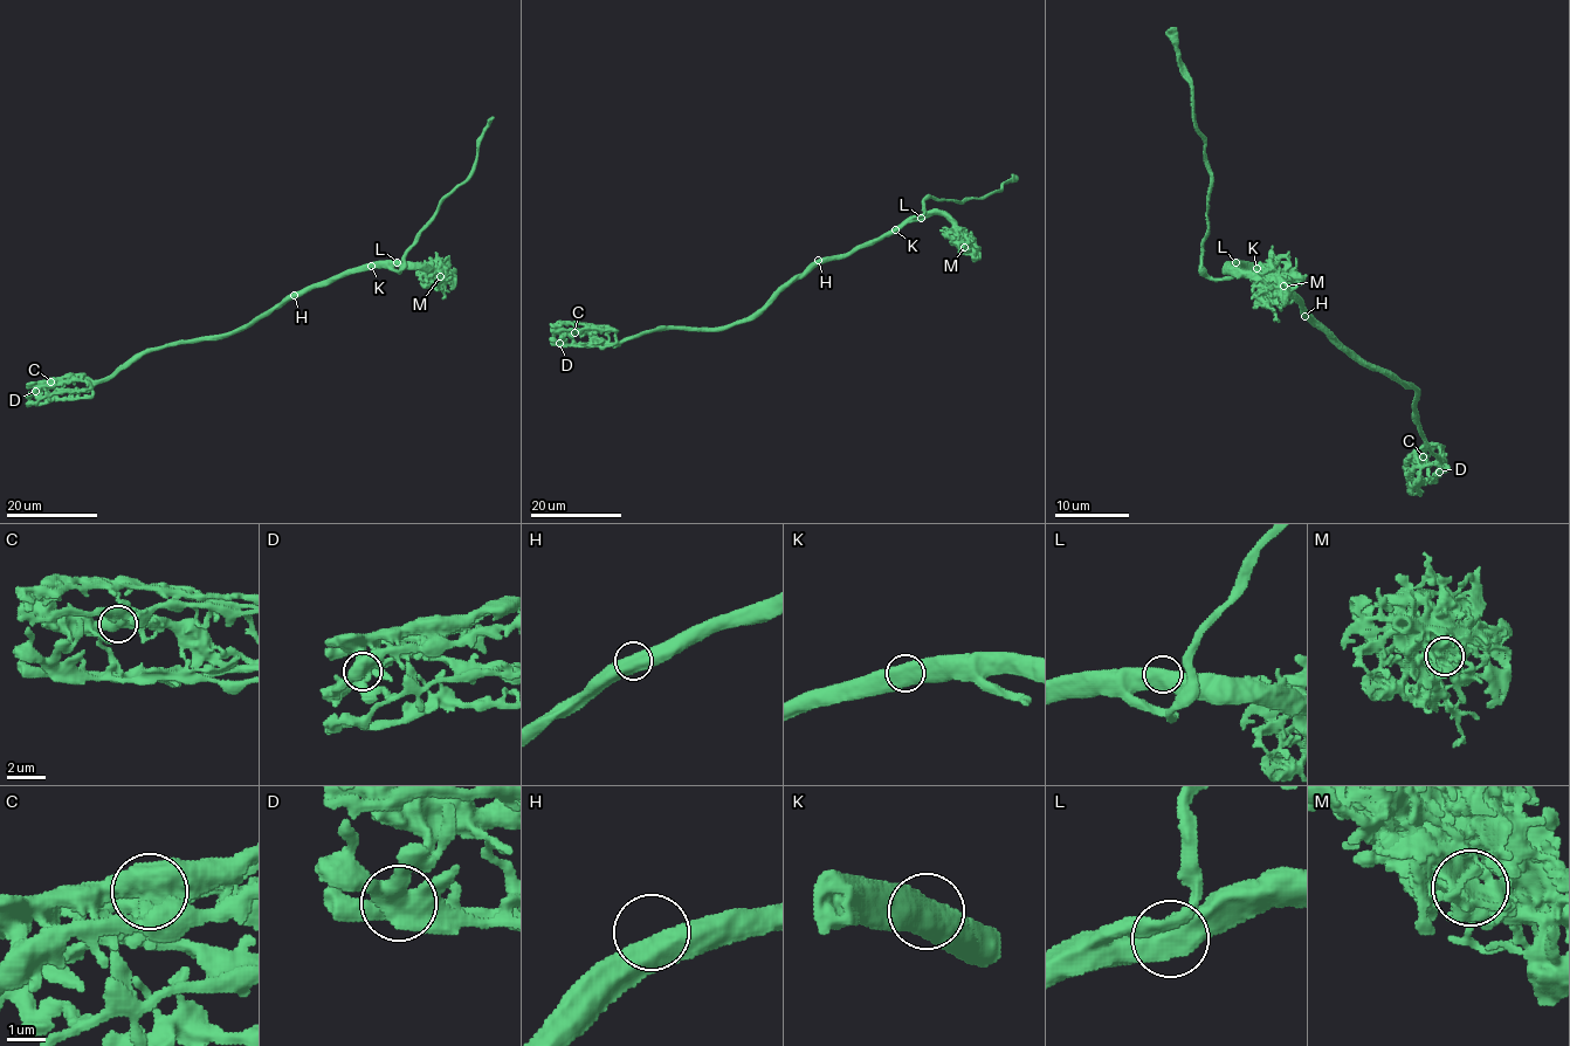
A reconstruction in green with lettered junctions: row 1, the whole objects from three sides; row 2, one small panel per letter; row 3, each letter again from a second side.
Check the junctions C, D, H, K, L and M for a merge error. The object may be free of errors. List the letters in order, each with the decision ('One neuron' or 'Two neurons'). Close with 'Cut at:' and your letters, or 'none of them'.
C: Two neurons
D: One neuron
H: One neuron
K: One neuron
L: One neuron
M: One neuron
Cut at: C

